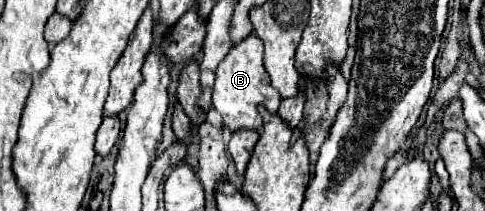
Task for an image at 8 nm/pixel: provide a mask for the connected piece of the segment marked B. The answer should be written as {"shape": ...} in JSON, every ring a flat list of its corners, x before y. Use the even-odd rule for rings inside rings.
{"shape":[[251,33,247,39,233,45,231,51,227,53,227,57,219,63,215,75,217,77,215,77,215,85,213,85,213,109,221,115,223,125,227,129,235,131,227,145,227,151,233,157,237,173,243,177,249,157,253,153,253,147,259,139,257,131,261,131,261,127,263,127,263,119,261,119,257,107,263,105,267,111,277,113,279,101,281,101,279,93,269,85,269,75,263,67,263,41,255,33]]}

